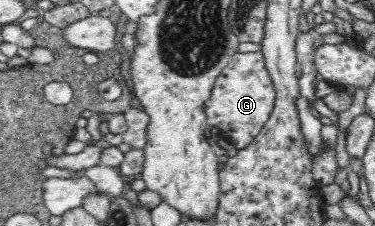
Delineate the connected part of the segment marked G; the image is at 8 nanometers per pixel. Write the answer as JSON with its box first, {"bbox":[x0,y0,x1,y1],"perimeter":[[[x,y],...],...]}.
{"bbox":[202,51,275,151],"perimeter":[[[262,51],[234,53],[228,66],[216,78],[214,88],[208,100],[204,102],[202,111],[207,118],[209,128],[217,126],[221,135],[228,138],[240,151],[260,134],[262,127],[268,122],[275,106],[275,86],[265,65]]]}

